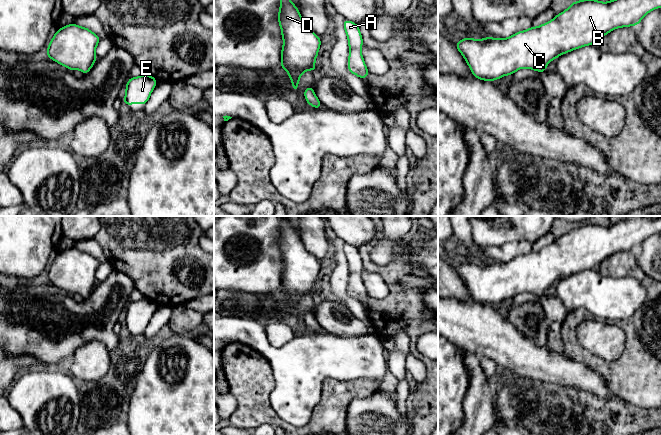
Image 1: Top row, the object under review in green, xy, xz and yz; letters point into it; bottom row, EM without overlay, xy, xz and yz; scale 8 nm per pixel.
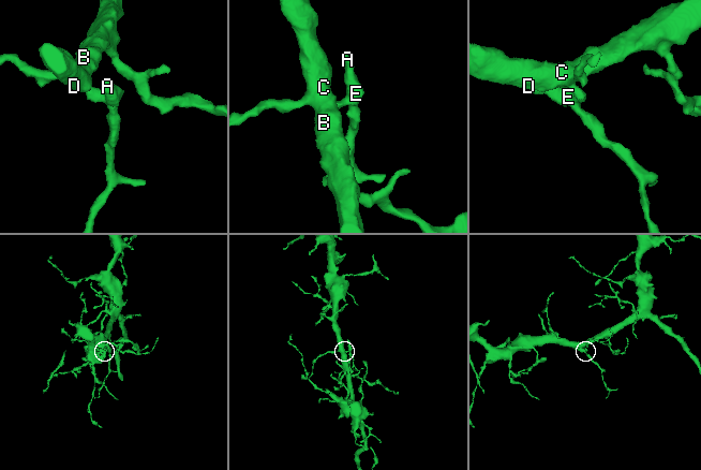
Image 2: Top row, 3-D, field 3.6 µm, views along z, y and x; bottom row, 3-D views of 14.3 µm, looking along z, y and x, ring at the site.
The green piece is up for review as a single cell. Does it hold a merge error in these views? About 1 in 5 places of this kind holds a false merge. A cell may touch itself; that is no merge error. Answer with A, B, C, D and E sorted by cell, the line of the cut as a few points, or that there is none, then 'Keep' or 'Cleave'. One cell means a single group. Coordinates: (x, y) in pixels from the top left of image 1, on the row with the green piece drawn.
Groups: A B C D E. No split. Keep

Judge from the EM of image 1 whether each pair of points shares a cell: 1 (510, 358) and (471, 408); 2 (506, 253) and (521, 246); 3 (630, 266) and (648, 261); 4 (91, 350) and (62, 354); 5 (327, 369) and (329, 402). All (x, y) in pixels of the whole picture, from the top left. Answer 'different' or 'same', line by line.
1: different
2: same
3: different
4: different
5: different

